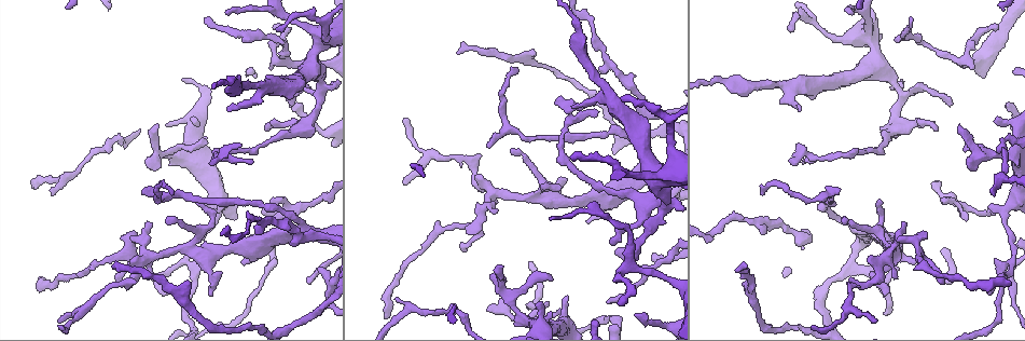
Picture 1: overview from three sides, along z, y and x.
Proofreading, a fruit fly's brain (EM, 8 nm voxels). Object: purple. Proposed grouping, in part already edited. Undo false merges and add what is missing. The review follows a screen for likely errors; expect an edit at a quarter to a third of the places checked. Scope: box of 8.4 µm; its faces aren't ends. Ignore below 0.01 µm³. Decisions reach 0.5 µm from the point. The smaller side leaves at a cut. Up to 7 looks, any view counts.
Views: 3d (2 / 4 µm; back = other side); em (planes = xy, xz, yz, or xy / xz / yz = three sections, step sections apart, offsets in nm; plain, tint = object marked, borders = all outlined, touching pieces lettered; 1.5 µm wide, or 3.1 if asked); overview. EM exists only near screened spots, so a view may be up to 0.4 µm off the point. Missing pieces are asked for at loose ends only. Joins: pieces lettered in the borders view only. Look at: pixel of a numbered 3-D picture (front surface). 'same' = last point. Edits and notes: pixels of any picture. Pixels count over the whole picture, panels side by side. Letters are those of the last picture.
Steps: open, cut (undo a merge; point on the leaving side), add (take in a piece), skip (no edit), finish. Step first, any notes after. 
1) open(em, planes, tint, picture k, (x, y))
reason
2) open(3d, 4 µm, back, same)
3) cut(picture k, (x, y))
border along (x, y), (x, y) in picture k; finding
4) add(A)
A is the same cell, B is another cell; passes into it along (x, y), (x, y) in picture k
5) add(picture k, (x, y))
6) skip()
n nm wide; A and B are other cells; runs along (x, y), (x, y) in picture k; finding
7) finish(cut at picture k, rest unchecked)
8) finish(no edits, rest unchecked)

open(em, yz, step 8, tint, picture 1, (805, 161))
branch stops here

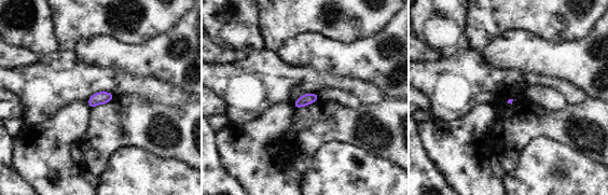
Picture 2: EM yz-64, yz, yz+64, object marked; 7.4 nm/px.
open(em, planes, borders, same)
another direction

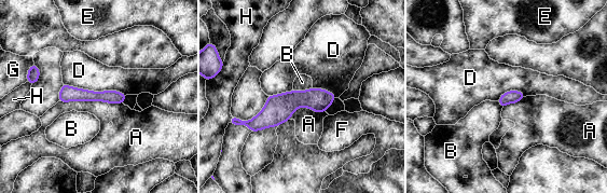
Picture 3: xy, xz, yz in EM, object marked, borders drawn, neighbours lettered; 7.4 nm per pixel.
skip()
A, B, D, E, F, G and H are other cells; none of them fits

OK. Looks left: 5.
open(3d, 2 µm, picture 1, (170, 193))
an open end

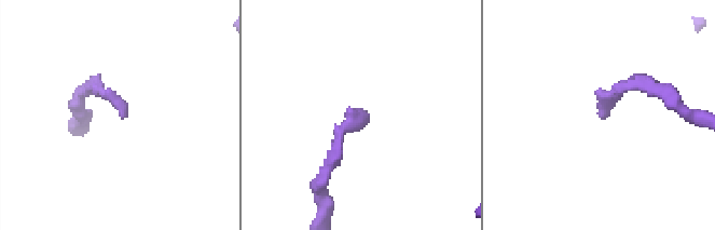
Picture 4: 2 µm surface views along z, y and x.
open(em, xz, step 4, tint, picture 4, (361, 113))
shape alone is not enough

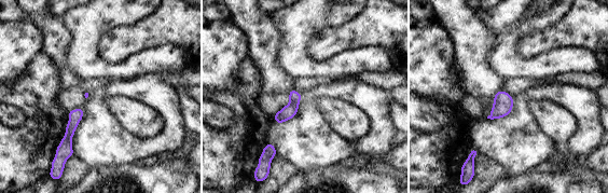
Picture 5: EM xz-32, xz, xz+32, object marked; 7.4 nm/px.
open(em, yz, step 8, borders, same)
another direction

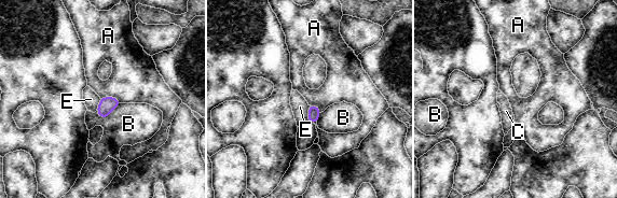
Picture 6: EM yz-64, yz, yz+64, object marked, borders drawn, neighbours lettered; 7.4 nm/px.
skip()
90 nm wide; A, B, C and E are other cells; border along (310, 105), (307, 121) in picture 6; none of them fits

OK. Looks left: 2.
finish(no edits, rest unchecked)

